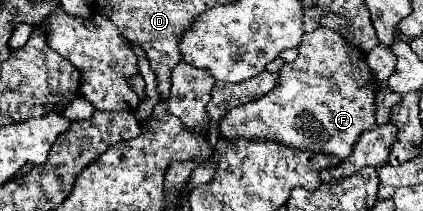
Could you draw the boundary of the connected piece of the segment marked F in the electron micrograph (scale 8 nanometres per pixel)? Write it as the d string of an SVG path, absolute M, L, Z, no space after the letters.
M319 27L303 35L299 57L283 65L277 85L267 95L221 117L219 139L279 141L295 151L335 155L345 161L353 153L359 135L377 127L377 91L379 81L365 65L365 53L351 49L339 33Z

